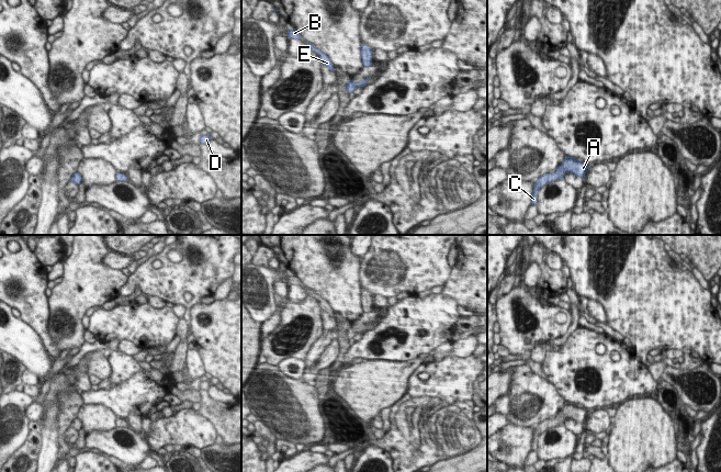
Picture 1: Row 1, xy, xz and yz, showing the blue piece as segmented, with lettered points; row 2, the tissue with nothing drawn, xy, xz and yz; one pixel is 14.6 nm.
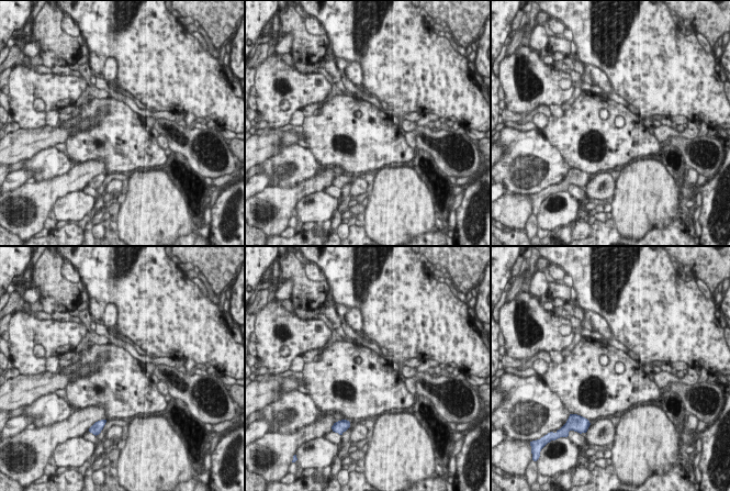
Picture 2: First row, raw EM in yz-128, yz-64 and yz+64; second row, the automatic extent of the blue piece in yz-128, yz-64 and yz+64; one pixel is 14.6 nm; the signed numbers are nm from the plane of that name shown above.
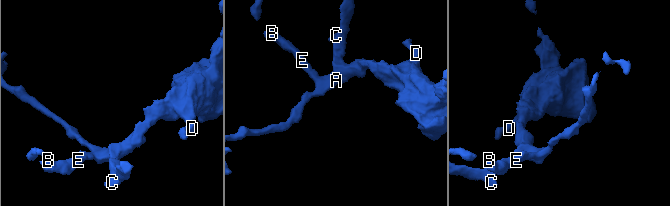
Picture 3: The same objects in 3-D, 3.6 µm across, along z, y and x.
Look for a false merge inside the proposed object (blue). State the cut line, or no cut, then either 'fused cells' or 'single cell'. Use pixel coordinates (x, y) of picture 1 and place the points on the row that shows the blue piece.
cut none; single cell

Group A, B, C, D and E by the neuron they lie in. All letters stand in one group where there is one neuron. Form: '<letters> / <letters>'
A B C D E

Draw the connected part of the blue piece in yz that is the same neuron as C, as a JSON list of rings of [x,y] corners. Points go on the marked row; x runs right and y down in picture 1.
[[[566,157],[562,165],[560,165],[555,172],[552,175],[545,173],[544,176],[540,177],[534,184],[532,198],[531,198],[531,204],[537,205],[538,203],[538,192],[541,188],[547,186],[550,182],[562,180],[564,179],[564,173],[574,173],[577,177],[585,178],[586,172],[588,171],[589,166],[584,164],[581,160],[577,160],[575,158]]]

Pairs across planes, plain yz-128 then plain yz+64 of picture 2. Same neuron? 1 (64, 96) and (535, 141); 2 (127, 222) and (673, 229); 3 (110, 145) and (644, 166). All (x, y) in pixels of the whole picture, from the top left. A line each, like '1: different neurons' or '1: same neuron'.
1: different neurons
2: different neurons
3: different neurons

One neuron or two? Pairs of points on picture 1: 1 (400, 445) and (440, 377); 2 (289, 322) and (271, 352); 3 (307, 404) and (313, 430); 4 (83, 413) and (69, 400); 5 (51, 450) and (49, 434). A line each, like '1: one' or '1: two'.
1: one
2: one
3: one
4: two
5: one

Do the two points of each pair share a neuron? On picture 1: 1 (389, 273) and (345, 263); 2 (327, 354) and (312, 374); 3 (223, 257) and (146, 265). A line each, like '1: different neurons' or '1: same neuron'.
1: different neurons
2: same neuron
3: same neuron

